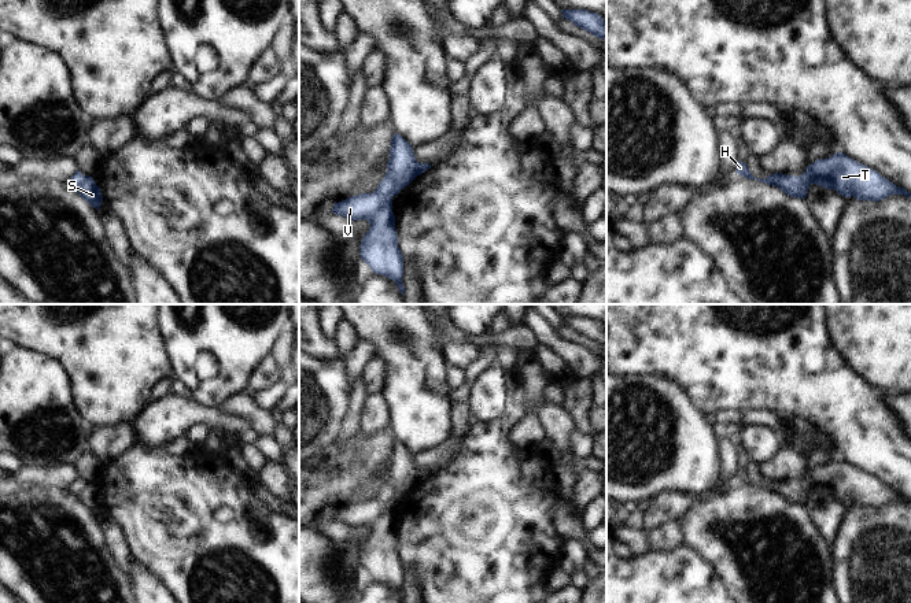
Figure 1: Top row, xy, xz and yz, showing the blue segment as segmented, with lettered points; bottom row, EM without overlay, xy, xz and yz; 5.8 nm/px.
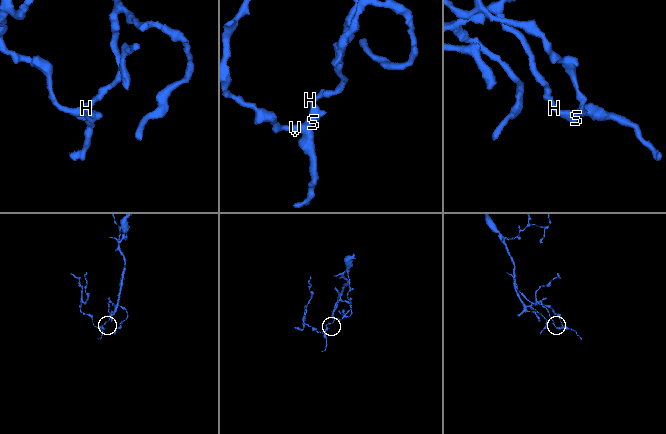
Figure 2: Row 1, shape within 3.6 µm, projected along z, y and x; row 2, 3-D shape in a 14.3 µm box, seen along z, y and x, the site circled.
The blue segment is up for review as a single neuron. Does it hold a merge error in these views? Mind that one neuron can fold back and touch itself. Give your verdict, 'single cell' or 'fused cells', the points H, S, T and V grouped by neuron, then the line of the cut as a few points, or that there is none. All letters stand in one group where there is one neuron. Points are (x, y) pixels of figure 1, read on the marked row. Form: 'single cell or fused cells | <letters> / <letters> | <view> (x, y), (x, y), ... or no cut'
single cell | H S T V | no cut

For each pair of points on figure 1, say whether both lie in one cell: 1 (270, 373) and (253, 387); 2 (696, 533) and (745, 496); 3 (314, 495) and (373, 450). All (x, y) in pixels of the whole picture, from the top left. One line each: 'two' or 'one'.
1: one
2: one
3: one

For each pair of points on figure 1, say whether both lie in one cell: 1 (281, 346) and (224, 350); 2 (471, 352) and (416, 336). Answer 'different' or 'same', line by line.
1: different
2: different

